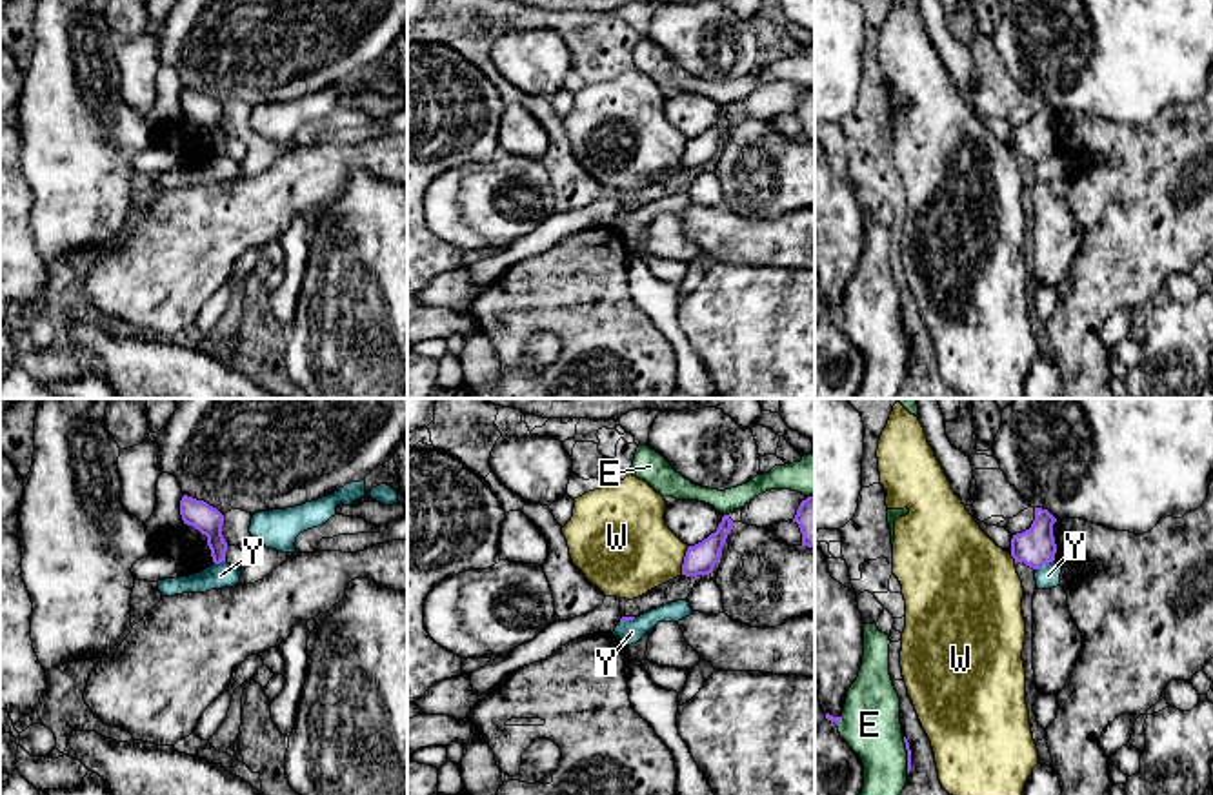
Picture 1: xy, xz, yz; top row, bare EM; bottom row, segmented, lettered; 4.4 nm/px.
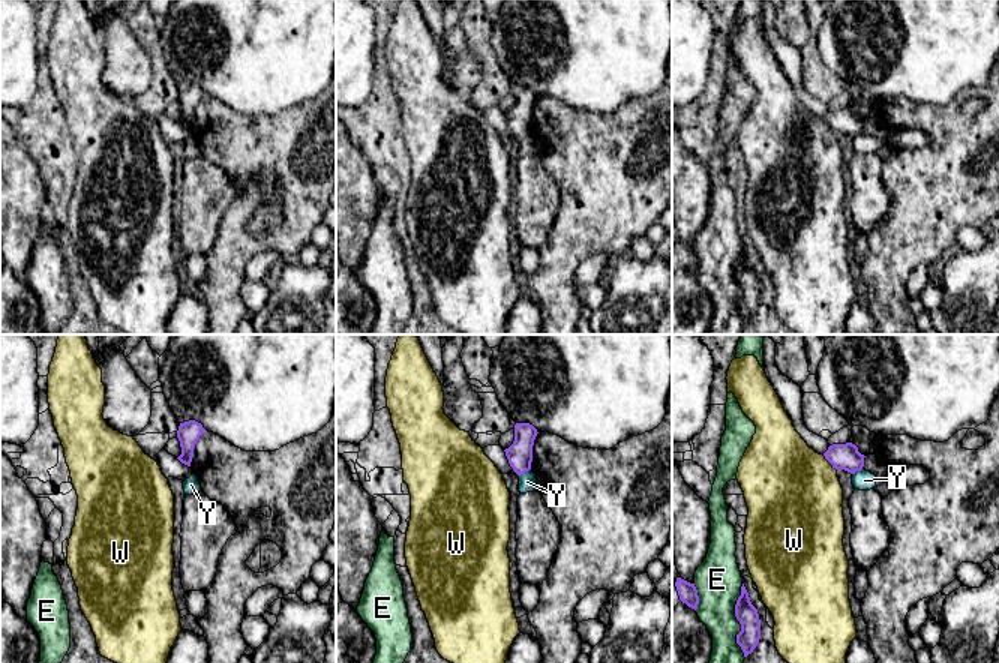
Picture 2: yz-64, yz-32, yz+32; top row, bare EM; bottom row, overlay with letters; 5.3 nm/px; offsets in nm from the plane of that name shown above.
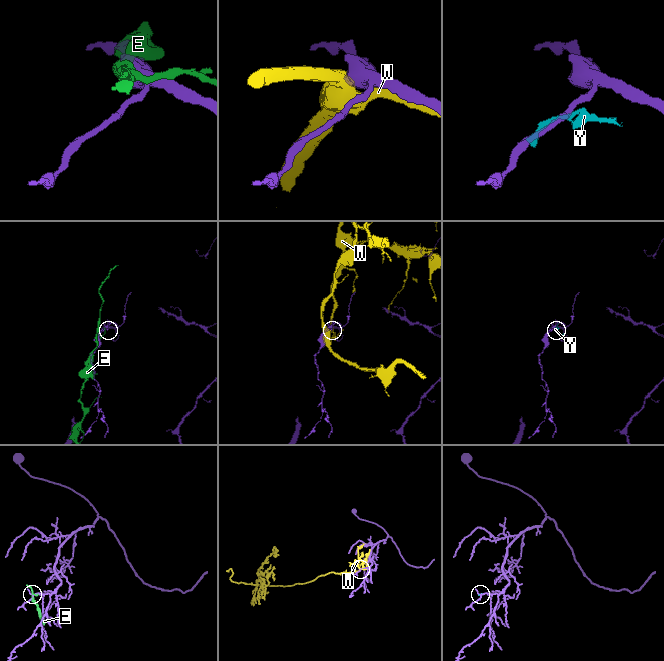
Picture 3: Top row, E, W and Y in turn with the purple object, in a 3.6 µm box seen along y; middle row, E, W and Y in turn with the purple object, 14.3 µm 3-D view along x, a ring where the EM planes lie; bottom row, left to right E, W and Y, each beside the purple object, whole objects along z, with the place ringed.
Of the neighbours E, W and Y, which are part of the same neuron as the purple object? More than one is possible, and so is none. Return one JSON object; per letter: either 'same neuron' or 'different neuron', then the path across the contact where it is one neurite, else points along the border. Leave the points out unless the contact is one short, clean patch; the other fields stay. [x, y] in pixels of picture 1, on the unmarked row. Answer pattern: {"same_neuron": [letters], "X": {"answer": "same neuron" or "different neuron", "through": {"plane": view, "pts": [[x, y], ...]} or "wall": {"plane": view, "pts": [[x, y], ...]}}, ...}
{"same_neuron": [], "E": {"answer": "different neuron"}, "W": {"answer": "different neuron"}, "Y": {"answer": "different neuron", "wall": {"plane": "yz", "pts": [[1053, 151], [1035, 162]]}}}

